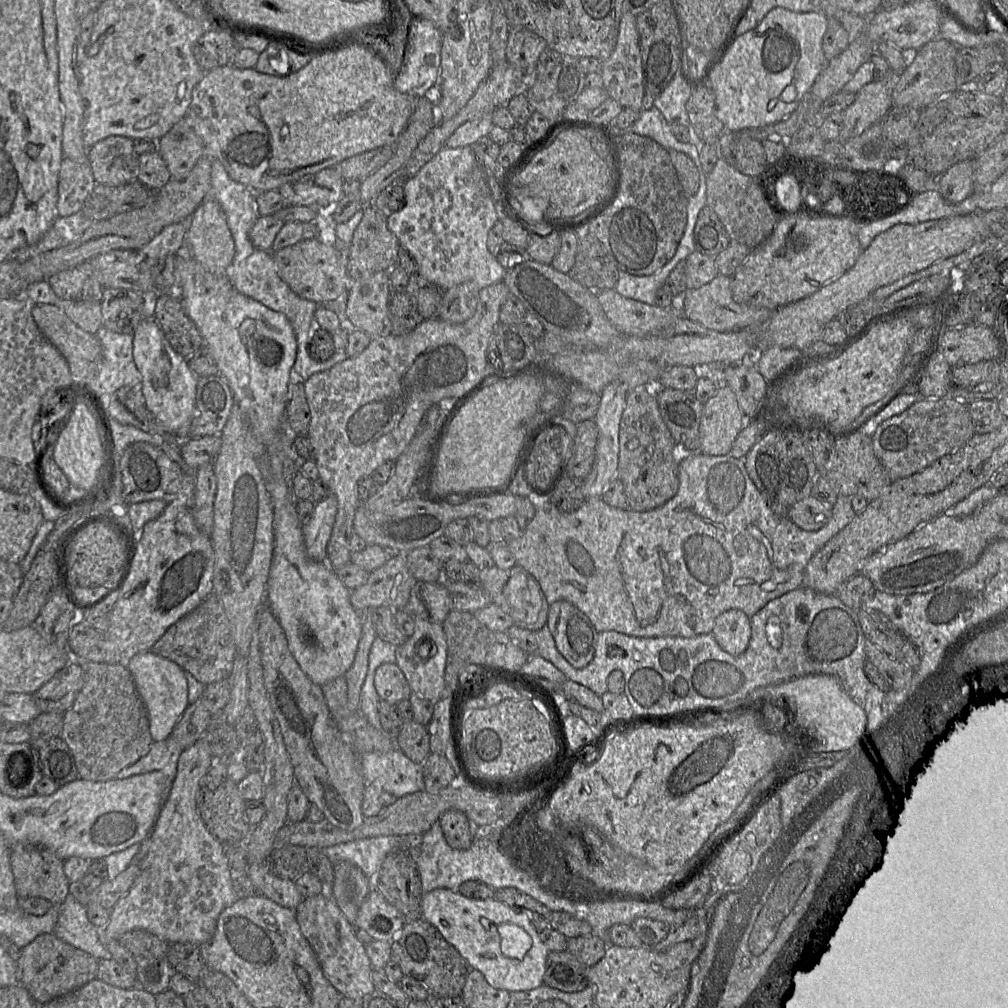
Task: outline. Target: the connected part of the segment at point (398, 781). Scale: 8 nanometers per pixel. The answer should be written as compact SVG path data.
M401 749L360 754L361 772L367 784L380 785L397 798L424 791L423 766L409 759Z

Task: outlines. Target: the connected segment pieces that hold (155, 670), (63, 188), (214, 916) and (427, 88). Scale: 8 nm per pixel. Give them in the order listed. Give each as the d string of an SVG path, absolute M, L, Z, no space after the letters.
M150 650L126 660L125 665L132 675L136 690L147 711L149 731L153 742L168 739L189 705L185 671L175 662L156 655Z
M63 158L58 178L58 217L80 212L97 183L88 162Z
M203 734L180 754L170 793L149 834L150 846L140 862L140 872L129 891L110 909L109 921L100 929L101 942L105 947L117 941L122 934L136 929L150 932L170 944L202 945L212 939L220 913L238 899L233 891L232 869L228 864L225 846L208 831L197 809L199 782L212 764L212 740L212 734Z
M413 18L409 25L402 65L394 78L394 88L416 98L431 96L440 71L441 47L440 30L428 20Z

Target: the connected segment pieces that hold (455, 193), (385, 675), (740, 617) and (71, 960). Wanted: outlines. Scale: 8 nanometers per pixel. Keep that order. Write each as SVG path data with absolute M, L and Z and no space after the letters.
M470 146L450 149L443 147L419 172L404 181L406 205L387 216L389 230L398 238L402 248L416 259L418 274L444 291L471 282L481 290L503 282L506 269L487 247L490 230L500 221L484 173Z
M396 663L381 665L374 680L376 691L383 701L397 705L403 700L409 700L412 689Z
M739 609L725 611L717 617L712 634L724 651L740 655L751 638L750 617Z
M44 933L20 950L19 982L38 1006L43 1005L97 978L98 961L87 952L60 940L54 933Z

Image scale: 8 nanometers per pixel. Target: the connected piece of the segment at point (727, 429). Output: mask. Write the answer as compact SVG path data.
M729 386L718 388L705 404L699 426L700 451L710 456L728 455L746 424L735 393Z

